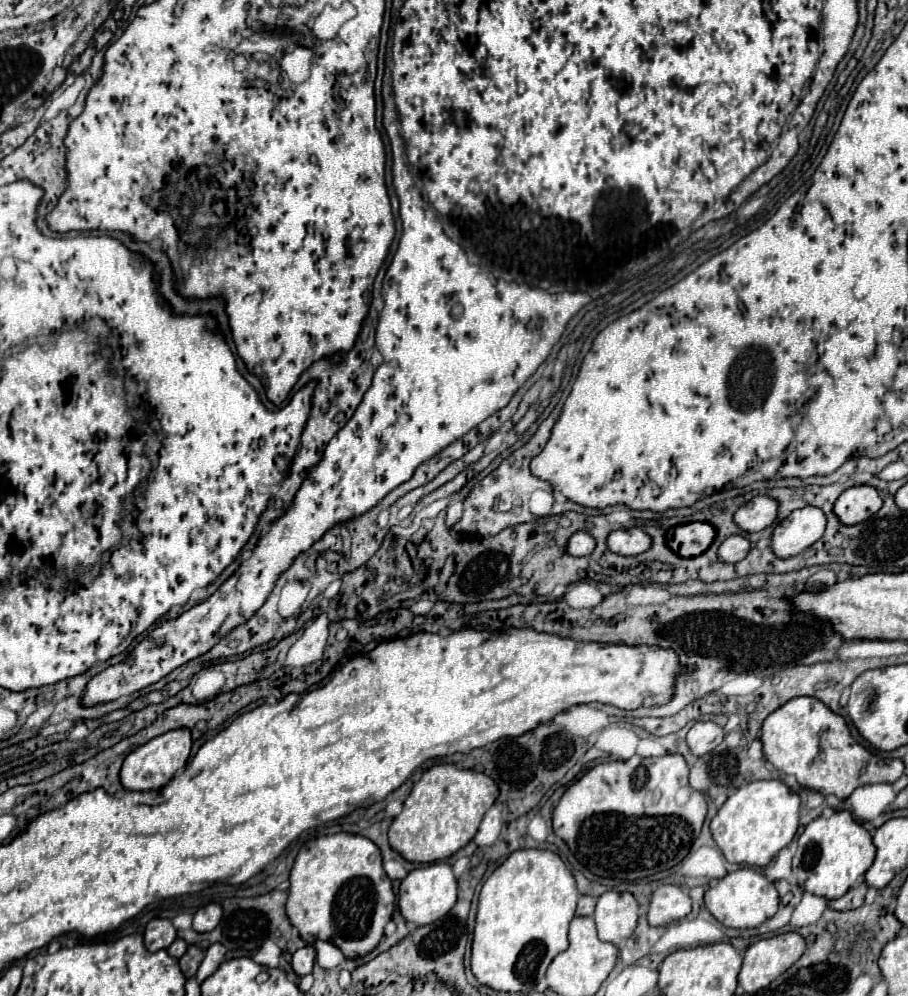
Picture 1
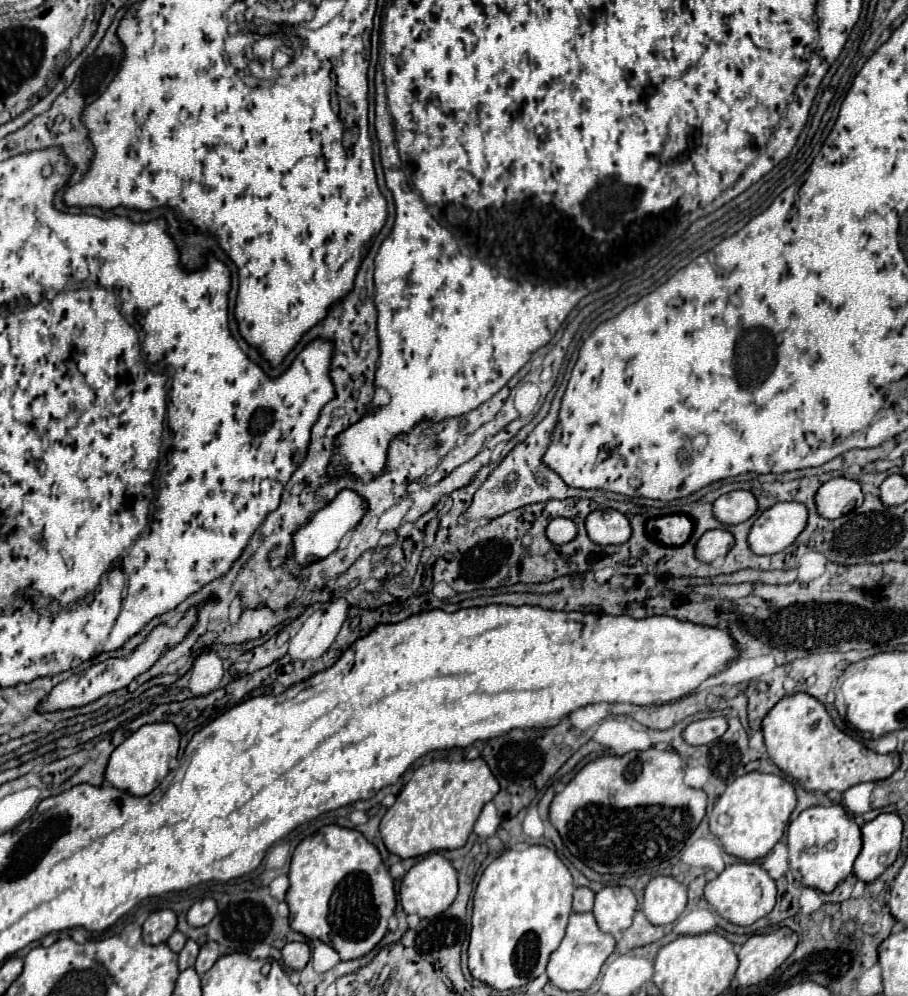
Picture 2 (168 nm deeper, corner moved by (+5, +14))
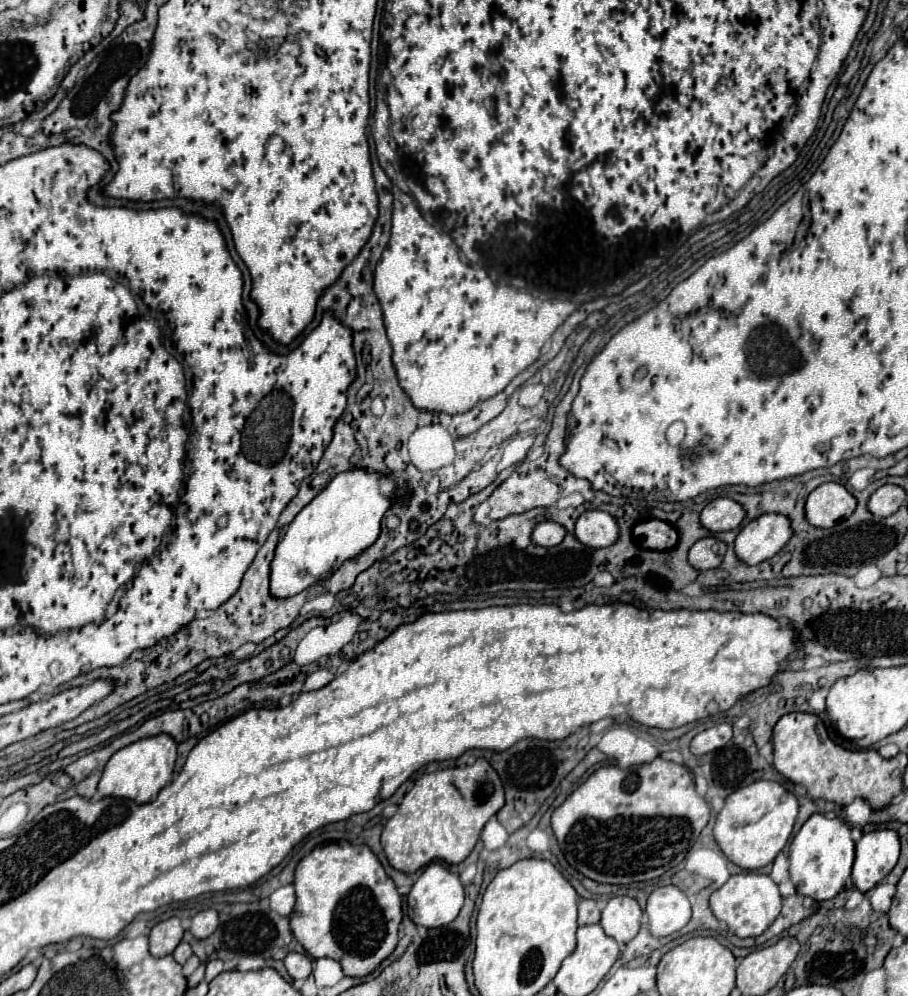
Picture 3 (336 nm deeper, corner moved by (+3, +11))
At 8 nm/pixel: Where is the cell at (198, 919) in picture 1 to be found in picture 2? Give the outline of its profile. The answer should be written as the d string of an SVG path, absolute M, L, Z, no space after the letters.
M204 898L198 900L190 910L188 910L188 924L198 928L198 926L206 926L216 914L216 902L212 898Z

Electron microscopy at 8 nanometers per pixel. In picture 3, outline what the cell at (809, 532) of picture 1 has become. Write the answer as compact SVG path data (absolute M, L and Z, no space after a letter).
M760 515L738 533L734 549L744 563L758 565L774 557L790 537L790 519L786 515Z

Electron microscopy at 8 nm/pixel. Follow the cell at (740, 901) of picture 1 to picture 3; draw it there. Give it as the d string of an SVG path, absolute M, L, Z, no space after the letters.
M744 871L732 875L720 889L716 889L710 895L712 913L716 915L718 921L726 923L730 933L738 937L754 937L764 933L778 917L780 907L782 907L782 895L778 891L778 885L768 875L756 871Z

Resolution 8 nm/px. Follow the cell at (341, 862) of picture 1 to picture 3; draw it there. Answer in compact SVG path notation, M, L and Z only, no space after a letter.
M336 841L314 847L296 865L296 905L290 915L290 927L300 945L314 957L336 959L344 975L364 977L372 973L396 947L398 925L402 921L402 899L396 891L394 881L386 875L382 863L368 845L352 845L348 841Z

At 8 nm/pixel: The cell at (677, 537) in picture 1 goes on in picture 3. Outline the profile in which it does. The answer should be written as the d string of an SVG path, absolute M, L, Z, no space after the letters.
M648 519L636 523L632 535L634 535L634 543L642 549L668 551L678 543L678 531L670 523L660 519Z

